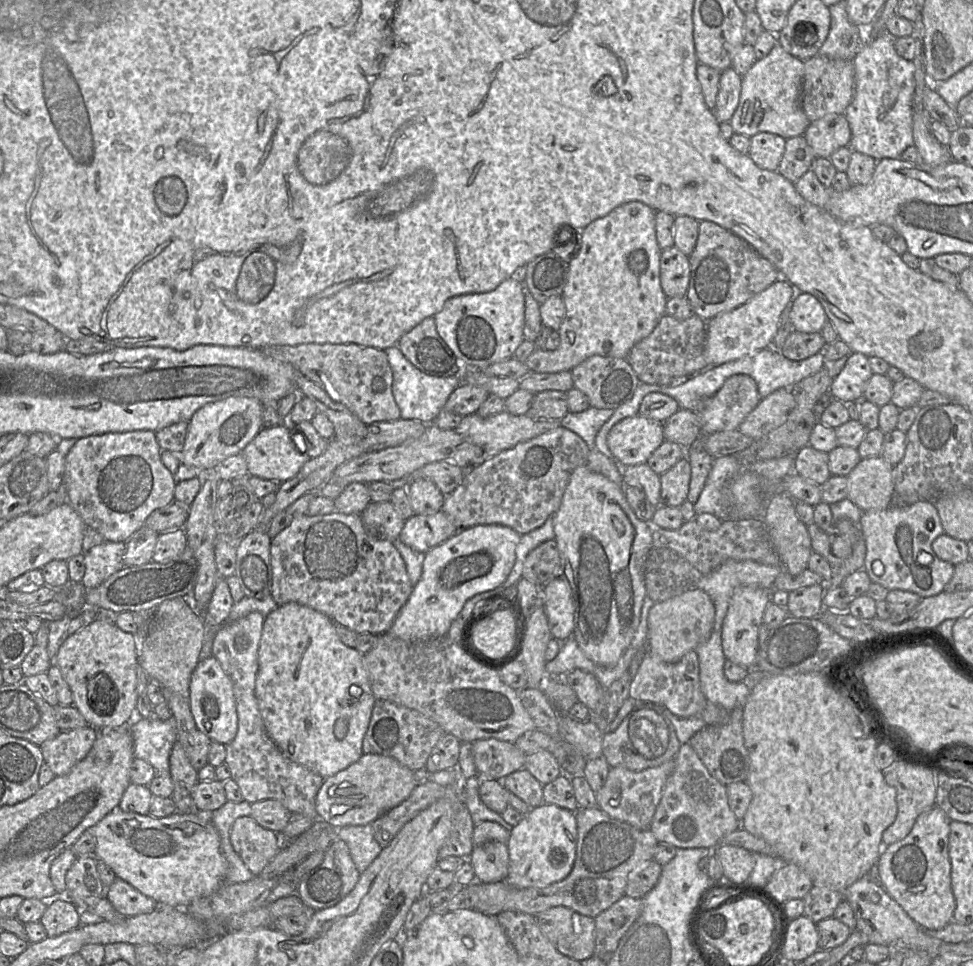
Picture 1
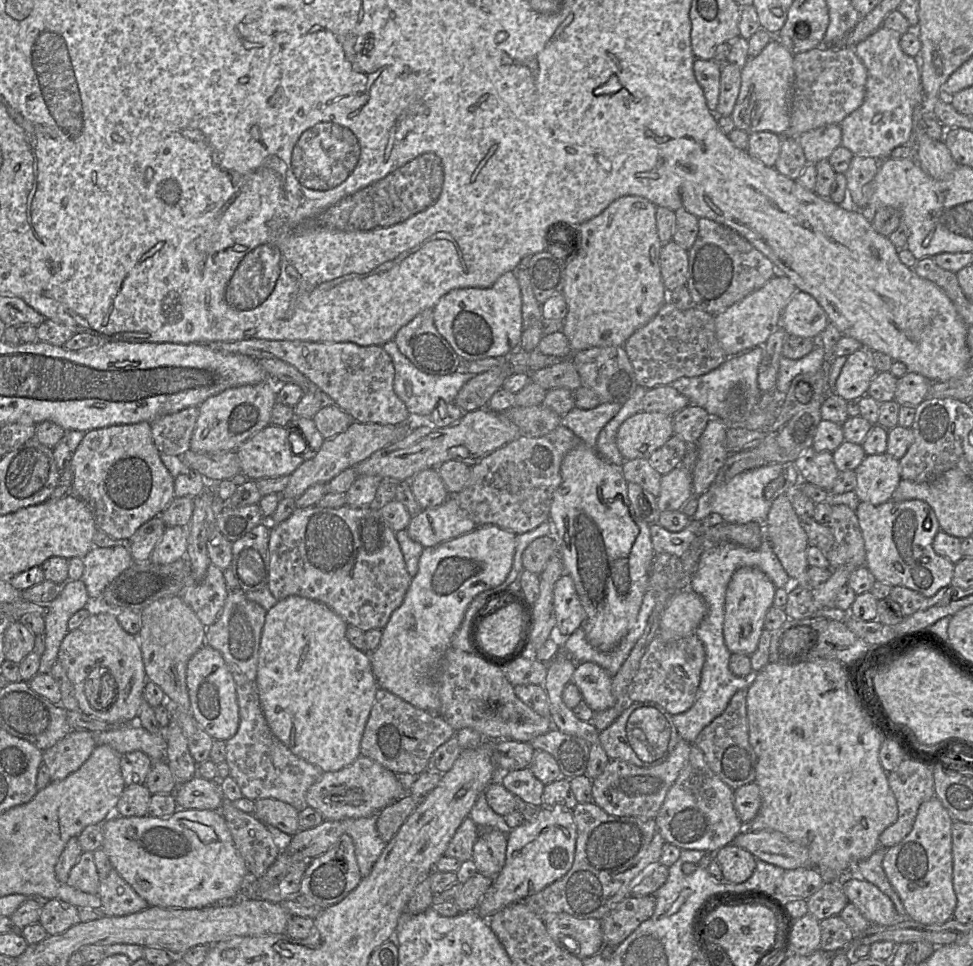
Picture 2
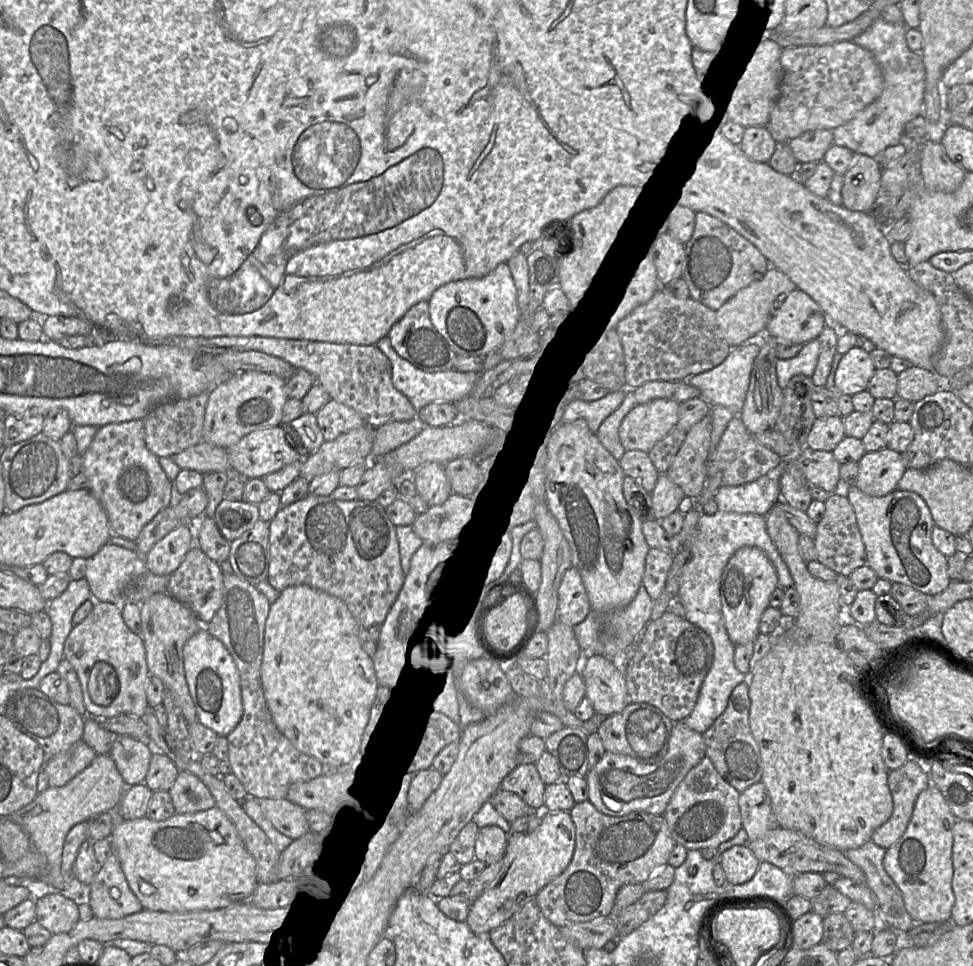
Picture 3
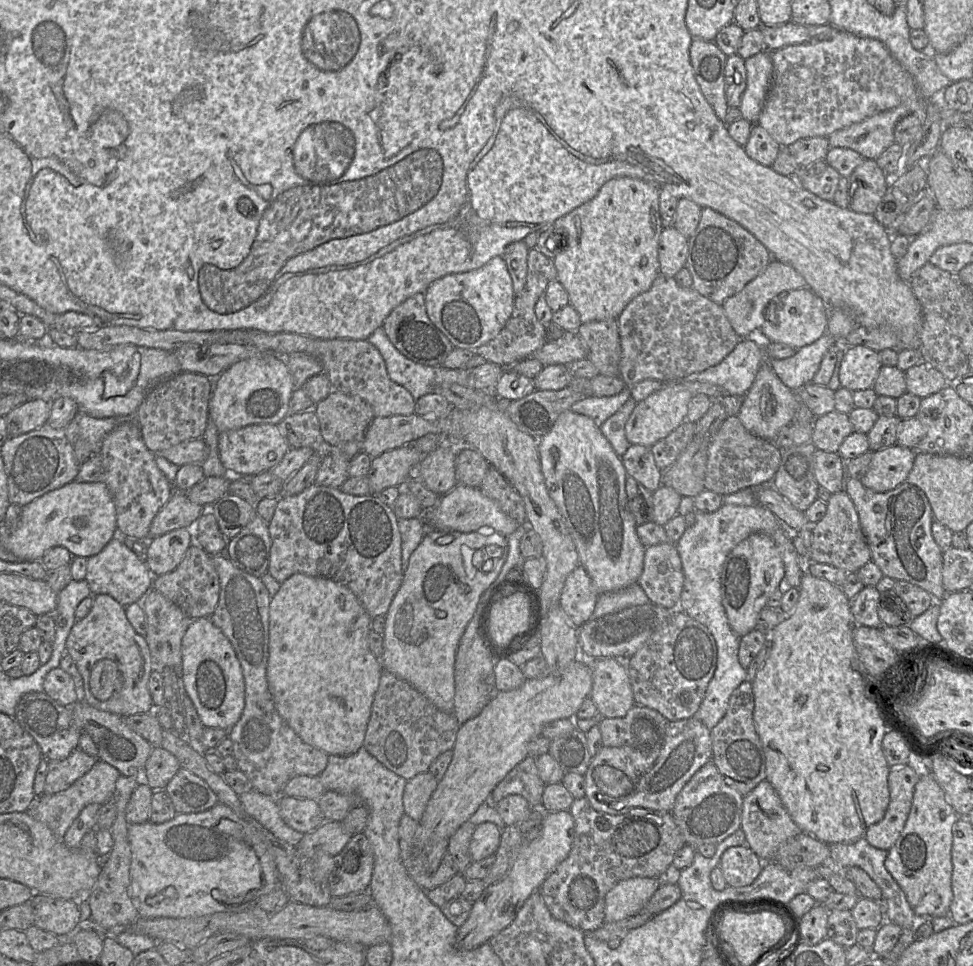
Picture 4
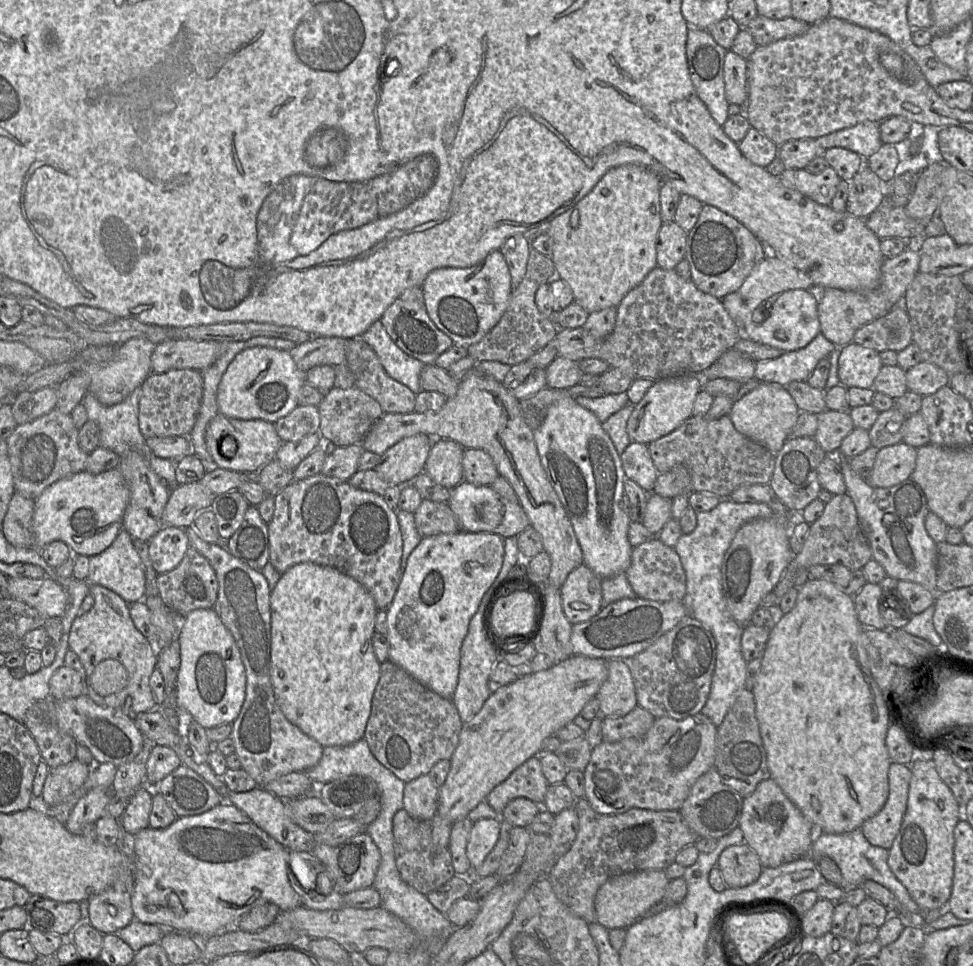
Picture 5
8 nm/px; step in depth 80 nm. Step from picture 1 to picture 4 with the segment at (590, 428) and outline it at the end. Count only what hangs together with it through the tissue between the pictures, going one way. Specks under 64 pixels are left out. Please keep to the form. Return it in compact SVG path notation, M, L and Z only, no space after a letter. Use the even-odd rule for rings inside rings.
M625 388L620 393L607 396L587 396L575 402L570 410L575 413L590 417L599 428L606 419L617 412L630 398L630 389Z

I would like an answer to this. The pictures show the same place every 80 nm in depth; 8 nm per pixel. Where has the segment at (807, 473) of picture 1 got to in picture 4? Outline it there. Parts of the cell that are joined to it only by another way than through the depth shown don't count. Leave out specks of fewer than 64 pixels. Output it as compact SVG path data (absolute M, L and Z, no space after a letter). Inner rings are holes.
M816 449L813 458L813 472L817 484L831 494L845 489L848 478L845 461L836 453Z

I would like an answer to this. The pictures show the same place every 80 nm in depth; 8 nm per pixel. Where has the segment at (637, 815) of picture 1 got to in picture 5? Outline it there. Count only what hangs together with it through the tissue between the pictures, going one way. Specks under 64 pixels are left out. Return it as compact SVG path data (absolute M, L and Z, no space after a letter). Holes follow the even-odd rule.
M701 712L688 716L681 720L676 720L670 717L655 718L655 721L646 735L642 738L626 738L617 742L605 742L603 741L592 749L591 758L584 770L585 778L585 798L591 805L592 809L600 814L621 814L627 812L631 808L642 808L648 810L662 811L662 810L679 810L689 795L690 789L696 780L714 767L715 762L715 750L716 750L716 735L717 727L712 721L702 714Z

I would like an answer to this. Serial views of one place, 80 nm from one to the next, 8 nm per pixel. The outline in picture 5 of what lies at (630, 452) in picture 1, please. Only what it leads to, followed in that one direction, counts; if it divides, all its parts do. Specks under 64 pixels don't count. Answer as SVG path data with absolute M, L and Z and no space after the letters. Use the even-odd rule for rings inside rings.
M679 375L654 382L644 397L634 406L626 429L632 442L649 444L677 429L686 419L693 416L693 406L701 390L700 375Z

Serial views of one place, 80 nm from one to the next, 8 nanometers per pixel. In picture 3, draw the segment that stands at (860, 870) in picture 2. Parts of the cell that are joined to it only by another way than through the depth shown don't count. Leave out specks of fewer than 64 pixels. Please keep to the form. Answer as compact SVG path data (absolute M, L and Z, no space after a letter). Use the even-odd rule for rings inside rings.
M869 841L858 848L845 851L846 857L864 872L866 885L868 885L875 895L875 908L872 910L875 919L873 932L878 932L884 929L892 929L895 932L908 932L910 935L912 933L920 932L933 933L940 924L916 924L907 912L900 889L884 869L883 859L886 850L887 849Z

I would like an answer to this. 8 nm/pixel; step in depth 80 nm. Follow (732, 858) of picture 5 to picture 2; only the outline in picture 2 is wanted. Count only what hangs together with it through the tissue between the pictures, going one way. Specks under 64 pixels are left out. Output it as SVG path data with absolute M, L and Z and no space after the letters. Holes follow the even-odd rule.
M730 843L715 854L723 878L730 883L740 884L748 880L756 868L757 859L749 851Z

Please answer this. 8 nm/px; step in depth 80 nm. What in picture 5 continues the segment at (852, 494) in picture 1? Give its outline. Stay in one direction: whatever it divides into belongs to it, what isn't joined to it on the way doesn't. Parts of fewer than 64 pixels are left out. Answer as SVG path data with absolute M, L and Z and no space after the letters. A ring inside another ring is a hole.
M905 442L884 447L876 455L867 482L876 488L889 488L909 479L915 469L917 449Z

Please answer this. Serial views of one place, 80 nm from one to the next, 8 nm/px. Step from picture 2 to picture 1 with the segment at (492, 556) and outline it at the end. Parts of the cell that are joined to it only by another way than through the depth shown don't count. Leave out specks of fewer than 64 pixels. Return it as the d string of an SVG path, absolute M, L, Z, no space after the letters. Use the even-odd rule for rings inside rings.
M476 525L459 530L435 546L423 561L418 583L394 619L388 632L405 641L426 641L447 635L467 600L476 594L493 590L508 577L516 559L521 535L503 525Z

